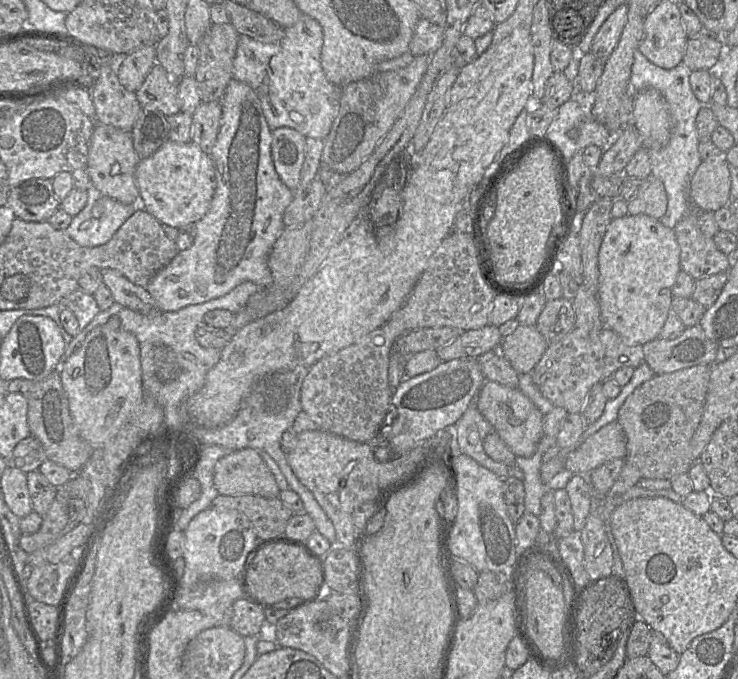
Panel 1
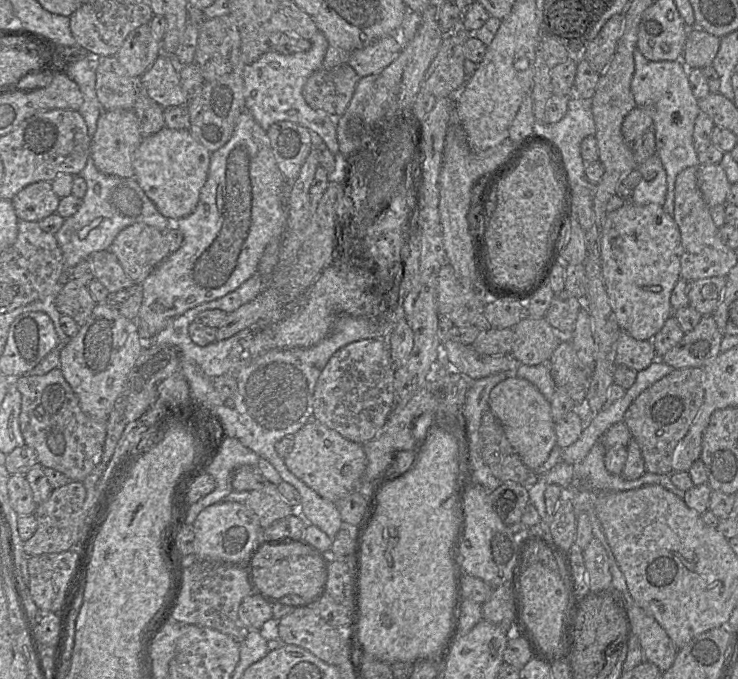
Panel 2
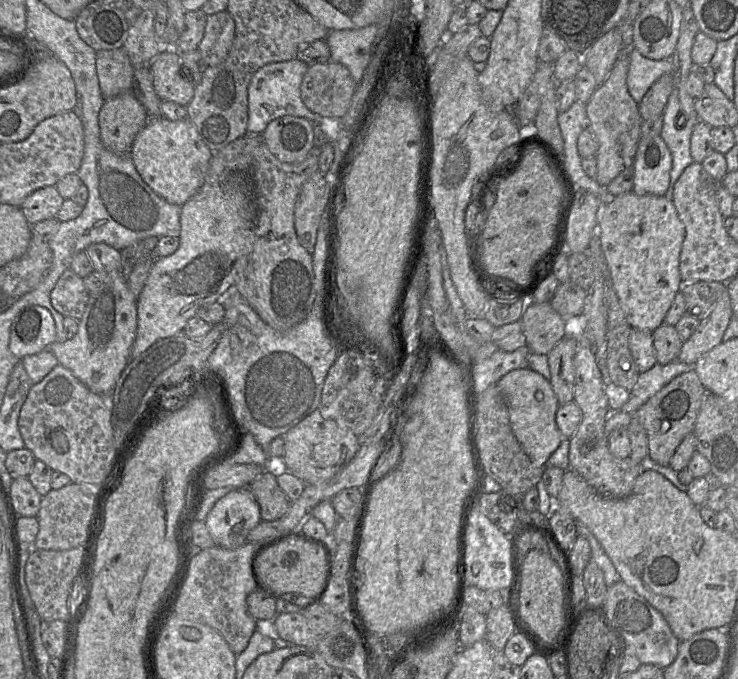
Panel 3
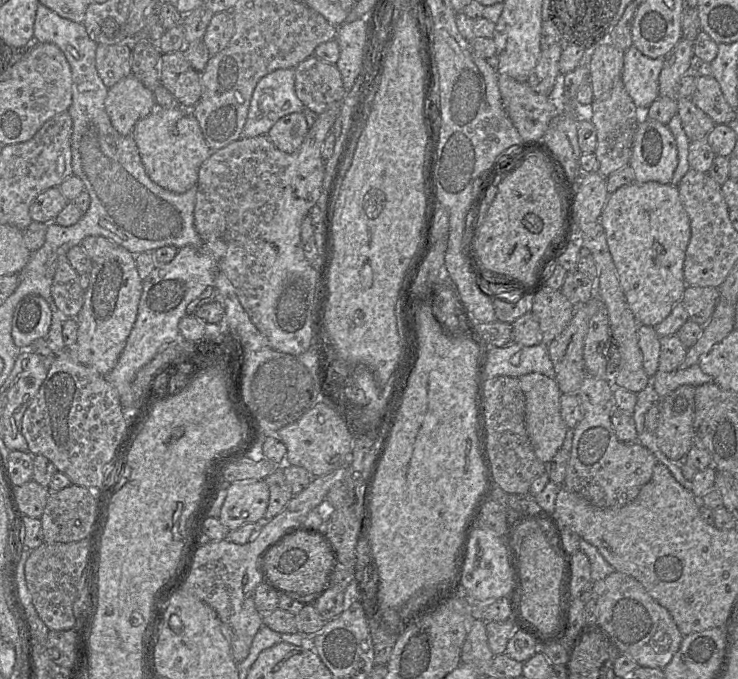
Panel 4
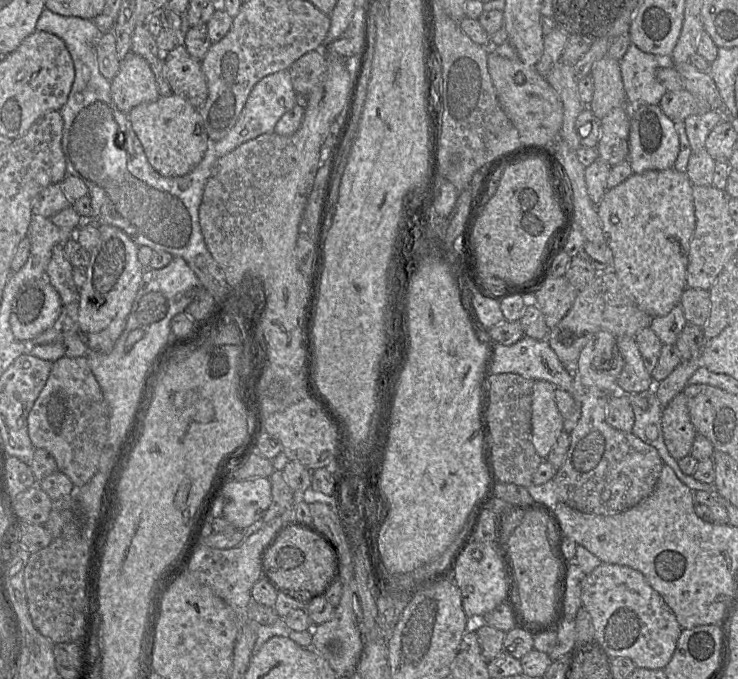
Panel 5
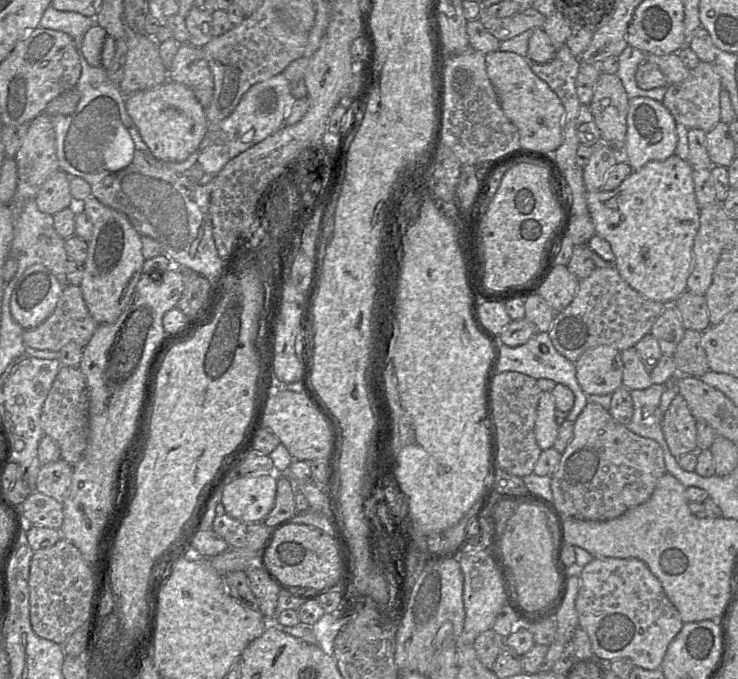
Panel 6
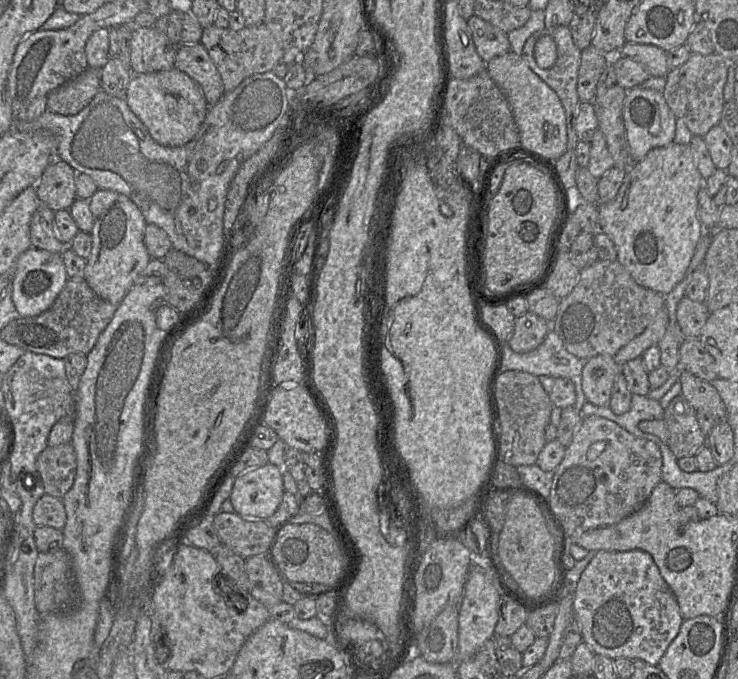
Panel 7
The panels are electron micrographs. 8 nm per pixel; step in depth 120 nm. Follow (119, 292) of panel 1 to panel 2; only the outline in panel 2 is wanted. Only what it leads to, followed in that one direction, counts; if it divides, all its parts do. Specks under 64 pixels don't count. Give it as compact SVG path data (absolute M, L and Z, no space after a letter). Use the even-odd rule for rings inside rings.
M109 250L92 253L87 260L92 266L94 278L103 284L110 294L117 293L134 284L124 272L117 257Z

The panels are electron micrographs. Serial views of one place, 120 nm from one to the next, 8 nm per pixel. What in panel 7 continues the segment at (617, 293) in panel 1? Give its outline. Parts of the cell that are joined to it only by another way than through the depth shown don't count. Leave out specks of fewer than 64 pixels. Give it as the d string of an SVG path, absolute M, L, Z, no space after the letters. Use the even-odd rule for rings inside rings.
M671 142L650 150L639 162L627 169L623 183L614 199L599 203L598 179L587 167L576 171L577 200L599 204L599 229L613 241L617 260L626 268L632 278L641 286L667 295L684 278L695 252L697 243L705 229L698 217L698 191L704 184L693 151L689 144Z

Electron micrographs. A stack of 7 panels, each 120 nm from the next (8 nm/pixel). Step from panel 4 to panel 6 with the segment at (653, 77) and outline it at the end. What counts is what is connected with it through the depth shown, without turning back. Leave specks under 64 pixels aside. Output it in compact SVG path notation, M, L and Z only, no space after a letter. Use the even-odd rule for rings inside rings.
M628 45L618 56L617 75L629 99L634 97L649 97L662 102L667 87L657 87L644 90L638 87L635 74L640 64L647 60L647 54Z

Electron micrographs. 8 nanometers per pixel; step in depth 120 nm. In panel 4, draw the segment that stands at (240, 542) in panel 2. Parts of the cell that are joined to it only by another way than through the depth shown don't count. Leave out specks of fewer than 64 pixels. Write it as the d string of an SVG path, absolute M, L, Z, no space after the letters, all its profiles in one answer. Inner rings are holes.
M245 480L227 485L227 495L219 521L234 531L243 525L264 522L269 504L269 488L264 480Z

